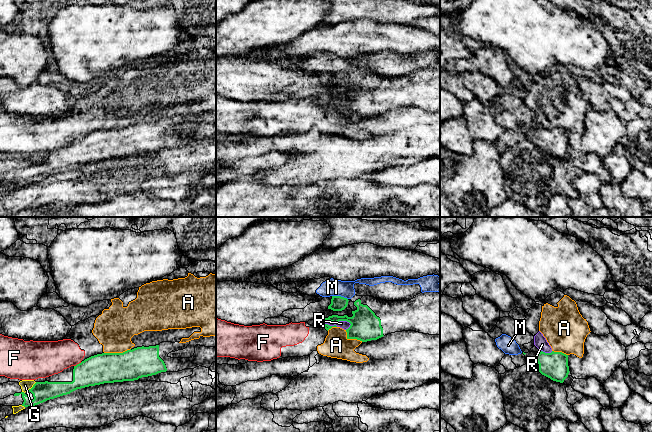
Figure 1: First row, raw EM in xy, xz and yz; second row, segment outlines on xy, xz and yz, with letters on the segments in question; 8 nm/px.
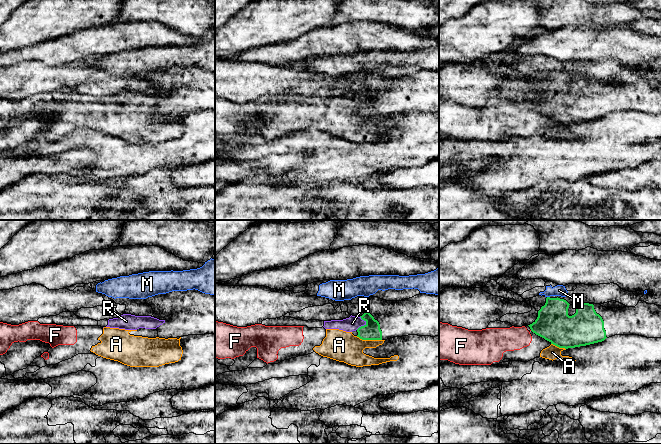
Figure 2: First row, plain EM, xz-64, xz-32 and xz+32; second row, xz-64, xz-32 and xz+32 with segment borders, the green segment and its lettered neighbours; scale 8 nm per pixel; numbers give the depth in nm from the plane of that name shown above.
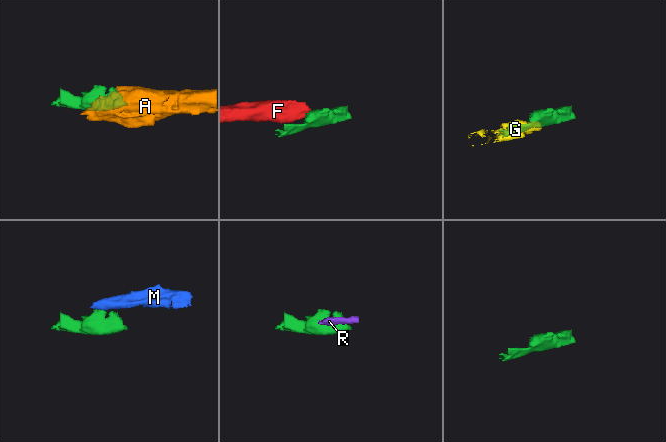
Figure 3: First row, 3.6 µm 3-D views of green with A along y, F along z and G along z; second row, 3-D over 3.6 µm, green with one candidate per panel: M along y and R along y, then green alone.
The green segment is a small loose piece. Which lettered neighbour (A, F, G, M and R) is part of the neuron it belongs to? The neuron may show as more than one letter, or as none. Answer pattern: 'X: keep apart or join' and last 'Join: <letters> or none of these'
A: keep apart
F: keep apart
G: keep apart
M: keep apart
R: keep apart
Join: none of these

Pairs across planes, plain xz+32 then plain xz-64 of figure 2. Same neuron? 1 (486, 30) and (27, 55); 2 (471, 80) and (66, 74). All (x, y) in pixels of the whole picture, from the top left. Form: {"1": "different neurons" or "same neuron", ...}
{"1": "different neurons", "2": "same neuron"}

